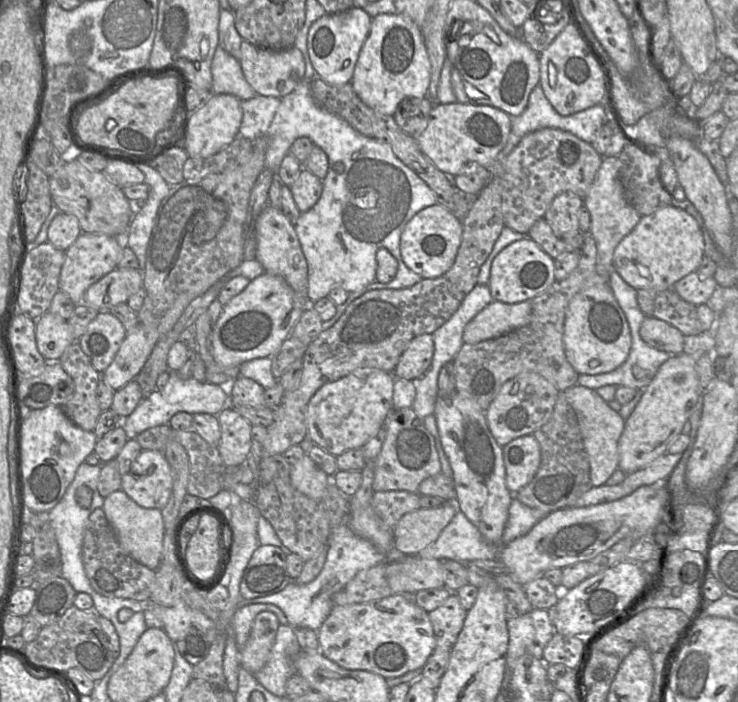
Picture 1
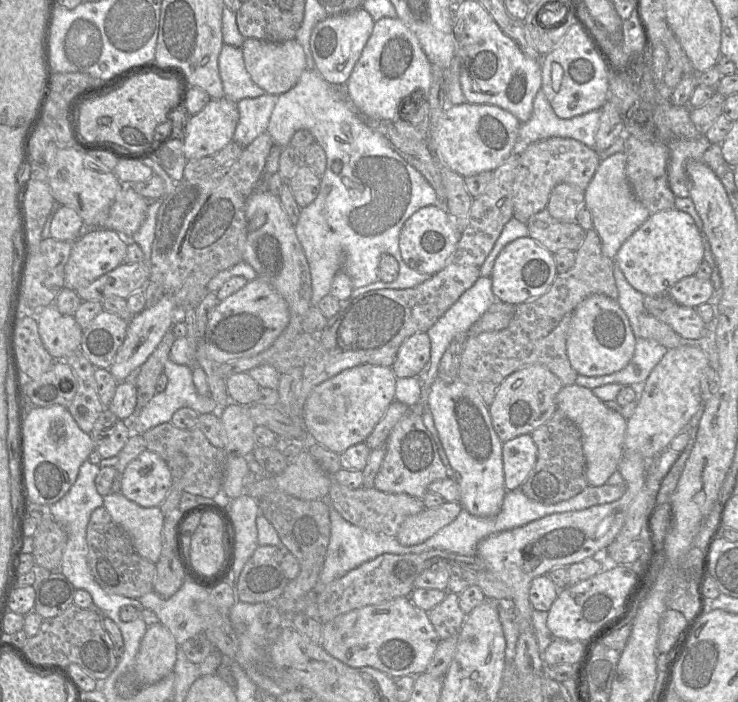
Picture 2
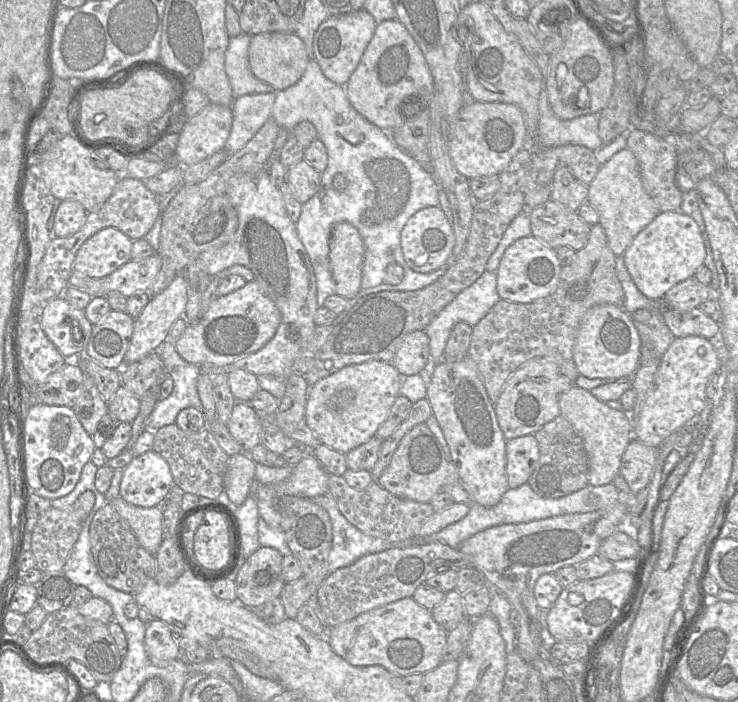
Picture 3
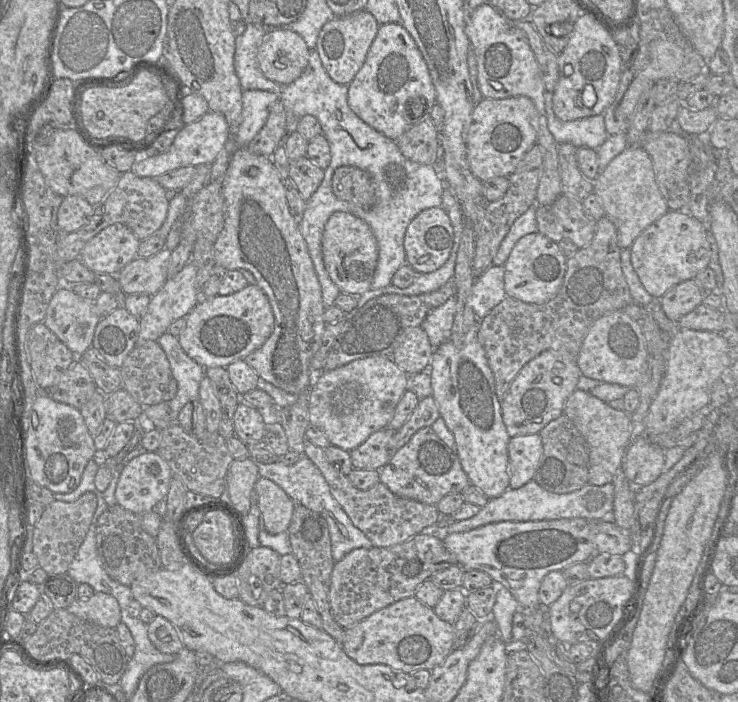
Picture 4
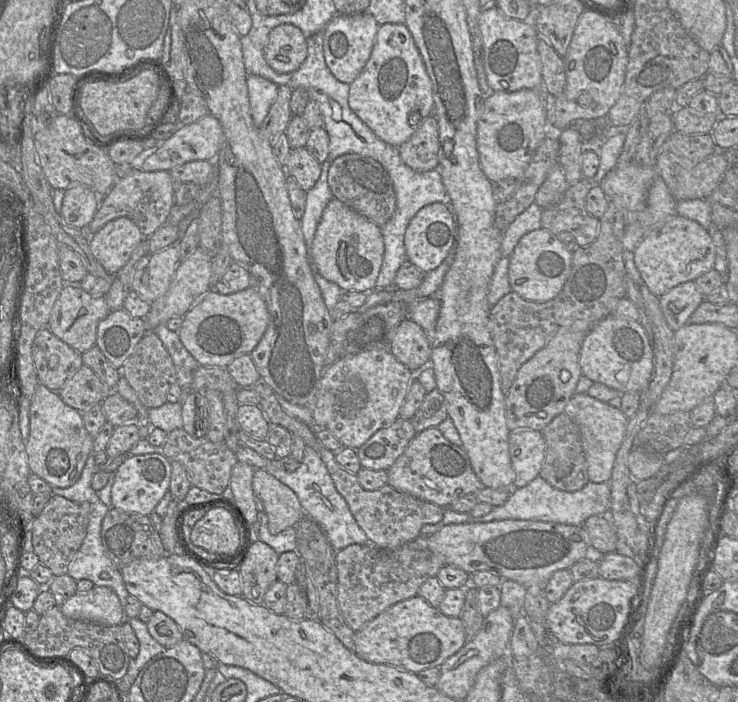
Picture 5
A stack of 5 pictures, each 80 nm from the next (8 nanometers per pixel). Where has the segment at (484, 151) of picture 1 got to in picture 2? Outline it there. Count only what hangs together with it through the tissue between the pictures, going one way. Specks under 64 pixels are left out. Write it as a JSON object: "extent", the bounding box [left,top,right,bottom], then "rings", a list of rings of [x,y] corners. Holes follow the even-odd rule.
{"extent":[427,105,520,177],"rings":[[[448,105],[437,123],[430,125],[427,143],[439,165],[467,177],[501,165],[512,154],[520,124],[512,113],[496,105]]]}

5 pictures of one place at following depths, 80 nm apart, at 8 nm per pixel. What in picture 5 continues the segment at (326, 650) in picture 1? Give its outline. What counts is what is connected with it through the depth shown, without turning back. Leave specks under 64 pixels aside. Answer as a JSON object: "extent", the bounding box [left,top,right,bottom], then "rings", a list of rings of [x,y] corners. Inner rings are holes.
{"extent":[354,595,466,673],"rings":[[[416,595],[390,606],[357,631],[354,653],[371,663],[418,673],[439,667],[466,642],[464,624],[460,617],[445,616],[438,608]]]}

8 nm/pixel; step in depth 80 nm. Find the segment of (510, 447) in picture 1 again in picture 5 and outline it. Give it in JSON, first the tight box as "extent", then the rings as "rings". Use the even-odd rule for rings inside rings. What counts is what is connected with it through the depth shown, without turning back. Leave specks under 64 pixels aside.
{"extent":[509,429,545,488],"rings":[[[532,429],[510,431],[509,453],[515,472],[514,488],[522,488],[539,476],[545,456],[542,432]]]}

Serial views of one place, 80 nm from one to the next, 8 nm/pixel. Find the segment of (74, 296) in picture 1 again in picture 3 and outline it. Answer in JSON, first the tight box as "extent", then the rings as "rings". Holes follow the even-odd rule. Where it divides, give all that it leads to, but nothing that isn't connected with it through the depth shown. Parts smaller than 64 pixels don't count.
{"extent":[72,228,133,278],"rings":[[[103,228],[79,248],[72,271],[92,278],[108,276],[131,259],[132,243],[133,241],[119,229]]]}

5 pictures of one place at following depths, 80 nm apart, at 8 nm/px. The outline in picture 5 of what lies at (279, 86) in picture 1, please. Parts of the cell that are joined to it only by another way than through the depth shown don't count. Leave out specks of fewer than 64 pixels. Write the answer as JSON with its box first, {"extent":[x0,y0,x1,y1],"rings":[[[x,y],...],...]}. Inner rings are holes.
{"extent":[265,23,307,73],"rings":[[[284,23],[272,29],[265,48],[265,60],[277,73],[299,69],[307,58],[307,38],[297,26]]]}

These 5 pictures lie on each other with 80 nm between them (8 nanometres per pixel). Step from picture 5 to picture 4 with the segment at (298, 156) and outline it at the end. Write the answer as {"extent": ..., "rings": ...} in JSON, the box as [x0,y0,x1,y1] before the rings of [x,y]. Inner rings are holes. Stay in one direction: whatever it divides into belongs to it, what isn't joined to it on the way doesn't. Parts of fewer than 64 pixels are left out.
{"extent":[289,155,324,201],"rings":[[[305,155],[290,161],[289,177],[307,201],[321,184],[324,170]]]}

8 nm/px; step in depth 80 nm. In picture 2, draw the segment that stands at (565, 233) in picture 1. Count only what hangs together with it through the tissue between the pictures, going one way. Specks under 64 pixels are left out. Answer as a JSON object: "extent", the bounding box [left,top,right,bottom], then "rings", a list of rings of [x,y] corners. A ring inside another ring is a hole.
{"extent":[546,183,584,223],"rings":[[[569,183],[557,184],[549,197],[546,209],[563,223],[576,222],[578,209],[584,205],[584,190]]]}

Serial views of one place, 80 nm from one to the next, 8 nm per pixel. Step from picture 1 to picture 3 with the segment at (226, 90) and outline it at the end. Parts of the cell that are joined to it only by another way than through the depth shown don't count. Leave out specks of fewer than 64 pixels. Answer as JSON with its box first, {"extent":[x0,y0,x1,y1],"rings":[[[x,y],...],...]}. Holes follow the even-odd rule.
{"extent":[225,33,275,98],"rings":[[[241,33],[230,38],[225,53],[225,71],[234,98],[247,94],[275,92],[271,85],[259,80],[251,71],[248,56],[251,37],[252,35]]]}

